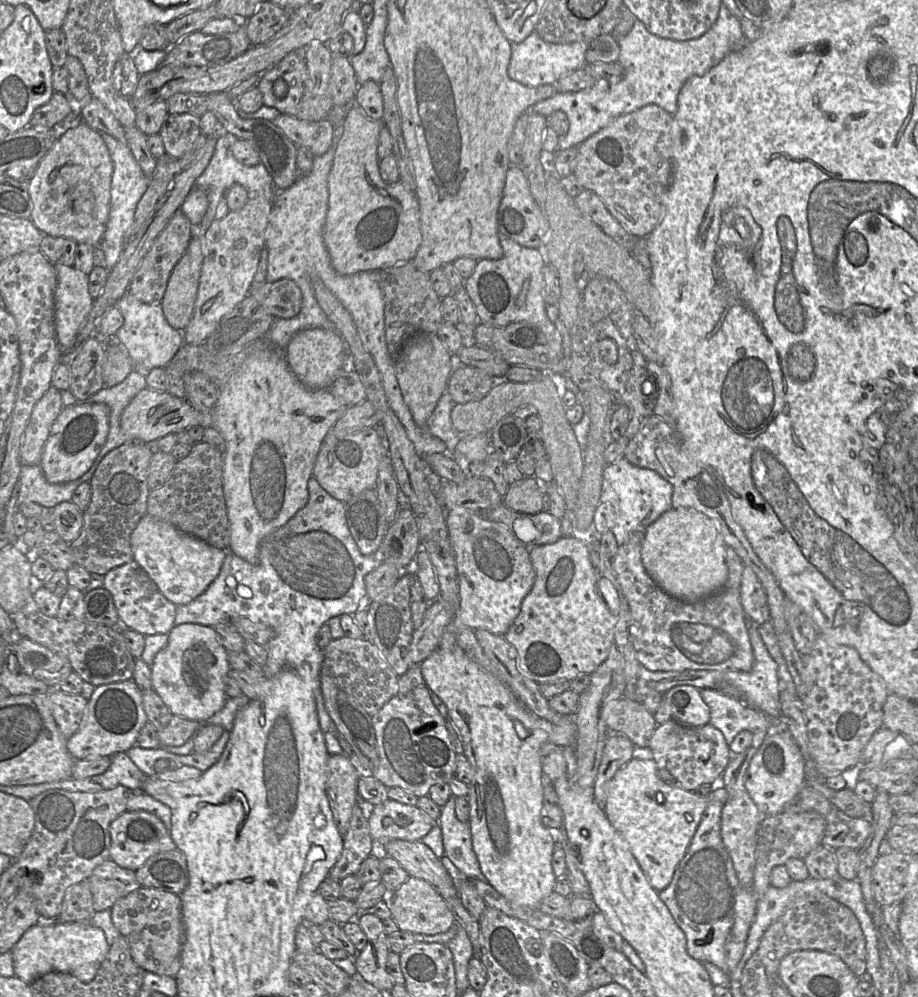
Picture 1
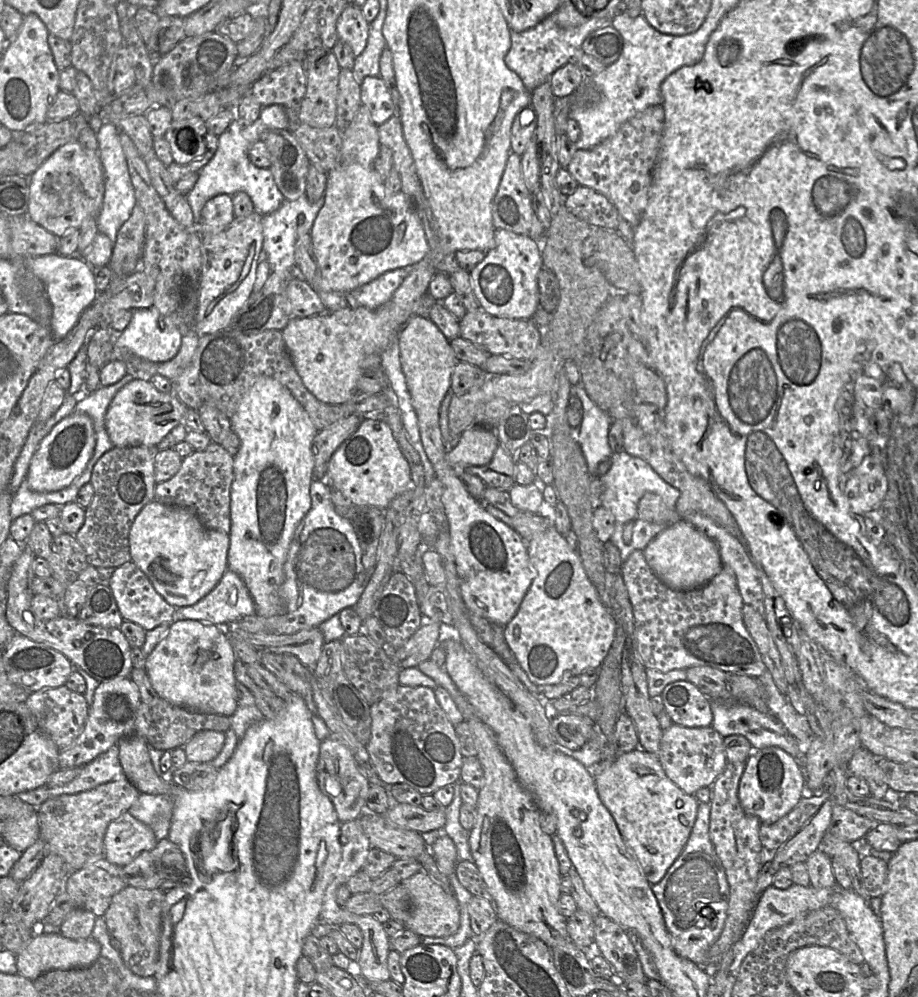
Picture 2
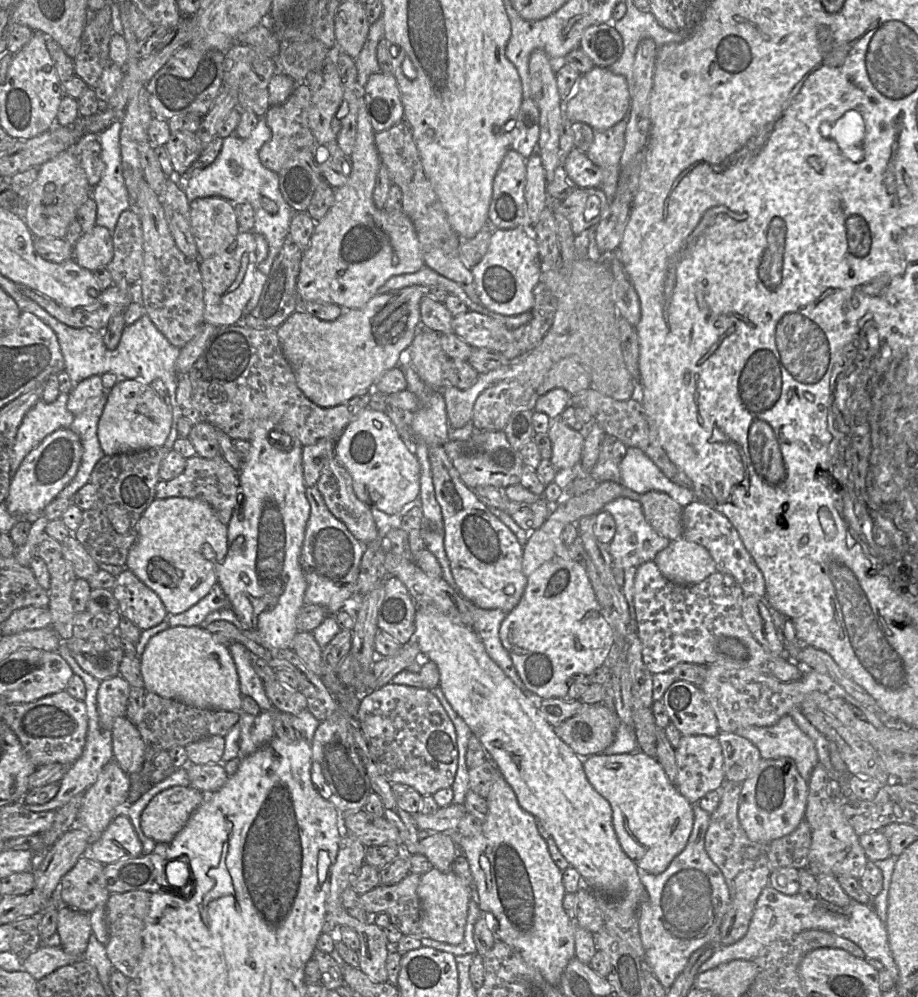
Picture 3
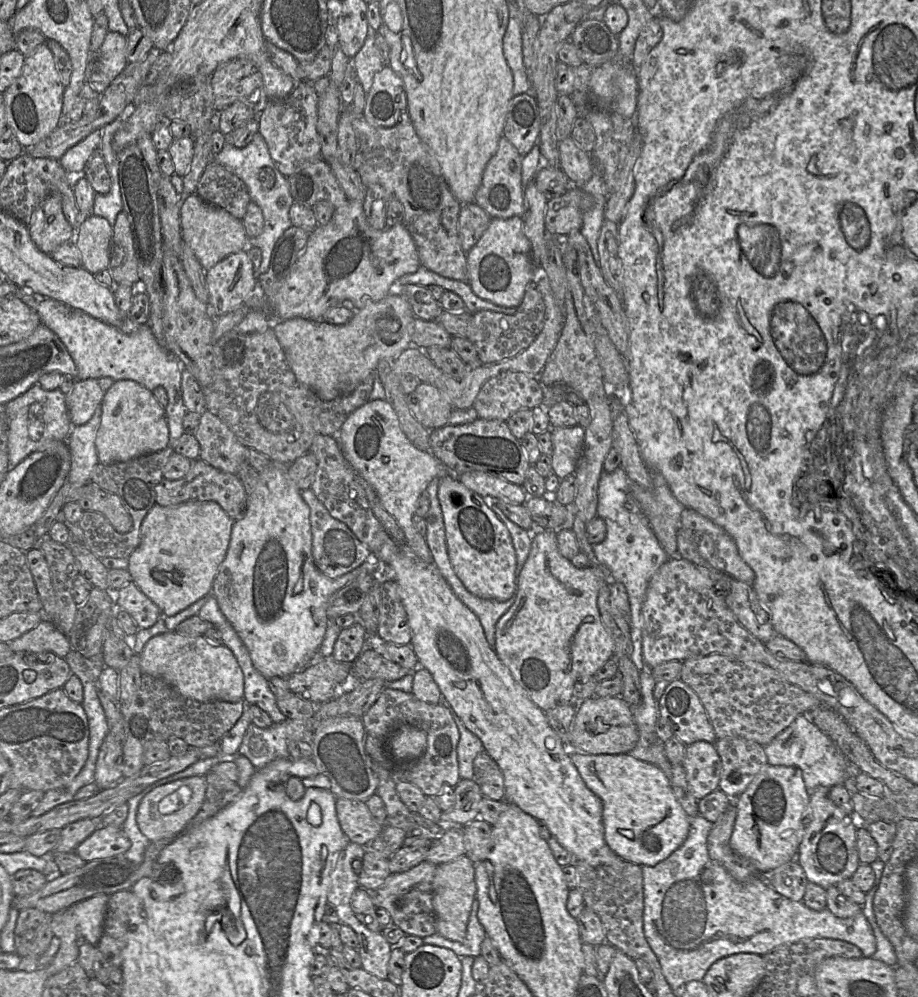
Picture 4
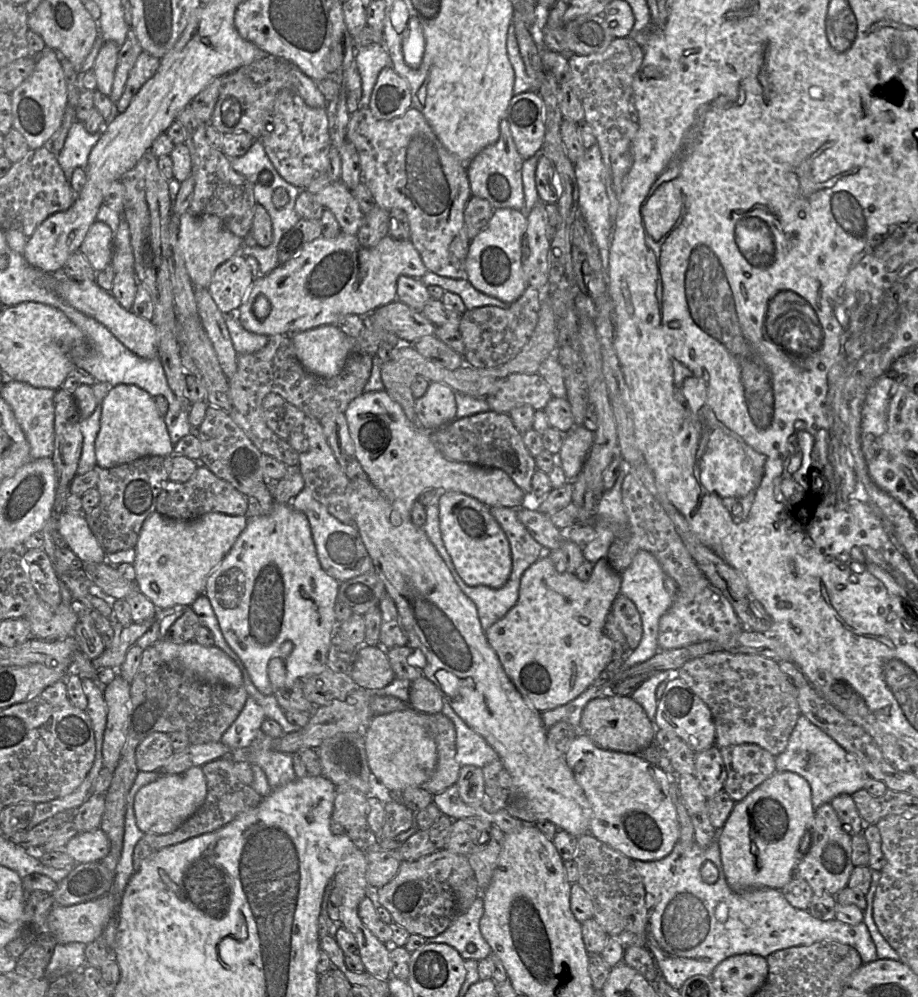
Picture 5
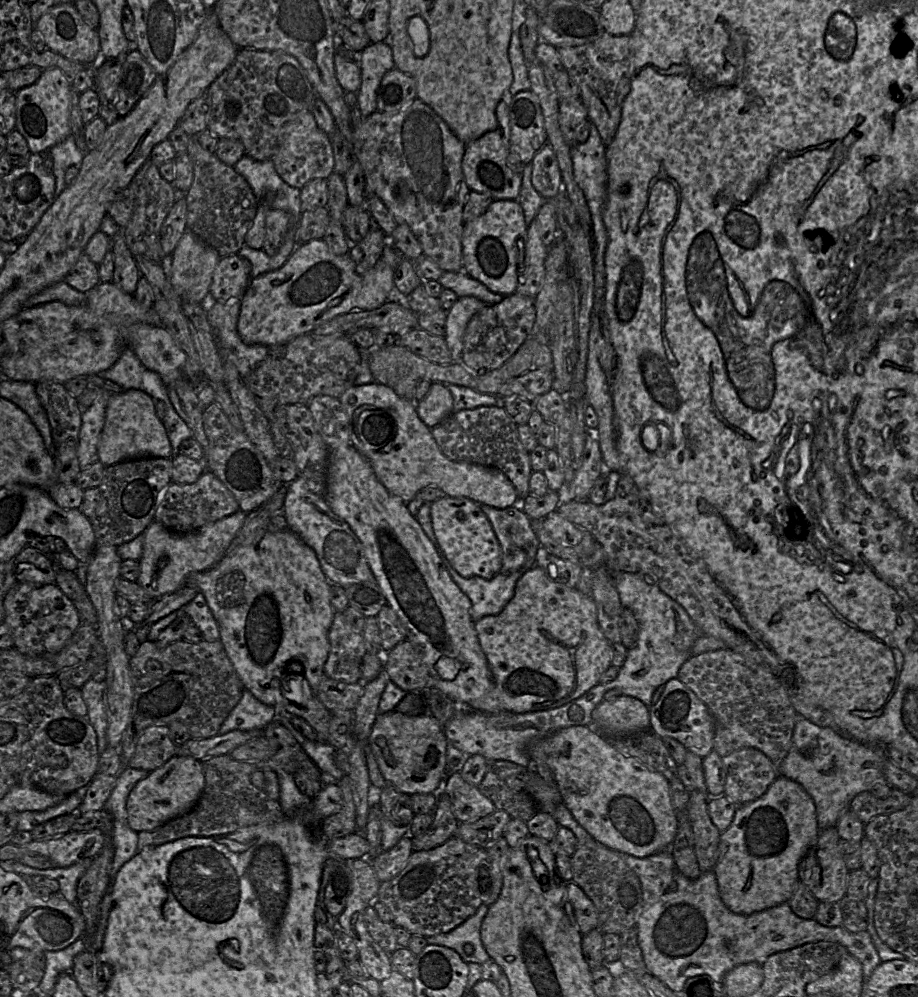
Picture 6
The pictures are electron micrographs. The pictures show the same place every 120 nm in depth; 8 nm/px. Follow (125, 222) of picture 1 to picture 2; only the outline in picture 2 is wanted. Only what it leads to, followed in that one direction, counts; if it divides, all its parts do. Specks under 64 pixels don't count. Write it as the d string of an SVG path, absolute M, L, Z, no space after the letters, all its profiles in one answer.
M107 121L99 122L97 131L95 131L105 184L102 206L97 214L97 228L99 233L109 237L113 245L116 243L120 227L131 216L133 207L136 204L135 191L128 172L128 165L120 143L119 133L120 130L116 125Z

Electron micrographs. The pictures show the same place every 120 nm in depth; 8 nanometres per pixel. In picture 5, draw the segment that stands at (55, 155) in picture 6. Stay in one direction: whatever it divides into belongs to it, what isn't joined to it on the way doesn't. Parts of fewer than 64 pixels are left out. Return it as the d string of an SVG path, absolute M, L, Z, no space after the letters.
M75 120L71 124L63 148L57 156L69 183L76 168L86 168L90 152L100 136L101 133L89 133L80 121Z

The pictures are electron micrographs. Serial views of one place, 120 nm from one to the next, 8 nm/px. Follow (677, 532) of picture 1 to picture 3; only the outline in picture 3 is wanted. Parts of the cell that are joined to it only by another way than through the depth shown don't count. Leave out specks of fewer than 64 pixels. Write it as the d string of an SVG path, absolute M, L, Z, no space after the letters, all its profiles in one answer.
M682 537L671 541L653 561L665 578L680 585L698 583L717 571L706 548Z

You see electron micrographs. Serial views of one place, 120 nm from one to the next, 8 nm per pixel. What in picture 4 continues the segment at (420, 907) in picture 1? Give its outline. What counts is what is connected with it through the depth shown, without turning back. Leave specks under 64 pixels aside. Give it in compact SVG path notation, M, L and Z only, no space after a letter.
M466 855L460 856L451 862L437 865L433 880L436 934L456 942L464 940L476 893L474 863Z

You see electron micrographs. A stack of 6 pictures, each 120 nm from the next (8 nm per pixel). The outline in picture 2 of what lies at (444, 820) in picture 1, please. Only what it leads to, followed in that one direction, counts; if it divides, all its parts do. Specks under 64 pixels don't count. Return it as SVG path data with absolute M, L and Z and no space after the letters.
M461 781L455 782L453 799L449 806L445 808L446 823L443 827L446 834L453 840L457 852L458 862L461 860L473 861L471 849L469 845L470 831L466 830L459 821L460 807L462 805L462 799L460 796L460 784Z

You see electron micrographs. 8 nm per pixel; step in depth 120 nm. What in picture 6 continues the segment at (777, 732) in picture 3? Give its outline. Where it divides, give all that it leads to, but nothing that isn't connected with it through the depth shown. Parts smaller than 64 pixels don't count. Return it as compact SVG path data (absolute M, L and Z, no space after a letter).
M800 714L795 716L791 748L782 760L778 774L802 786L813 799L819 830L836 827L841 813L853 798L884 780L885 748L844 738L829 727L820 727Z

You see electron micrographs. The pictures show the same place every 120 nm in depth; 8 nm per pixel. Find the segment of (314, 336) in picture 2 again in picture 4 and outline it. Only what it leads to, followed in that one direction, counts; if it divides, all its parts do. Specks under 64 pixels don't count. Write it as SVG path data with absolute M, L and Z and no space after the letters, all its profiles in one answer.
M390 293L378 302L369 304L361 310L355 310L353 318L344 325L296 317L273 322L273 329L297 380L311 389L320 399L331 401L351 393L370 374L375 374L382 359L396 359L404 350L409 349L415 318L406 298L400 293Z

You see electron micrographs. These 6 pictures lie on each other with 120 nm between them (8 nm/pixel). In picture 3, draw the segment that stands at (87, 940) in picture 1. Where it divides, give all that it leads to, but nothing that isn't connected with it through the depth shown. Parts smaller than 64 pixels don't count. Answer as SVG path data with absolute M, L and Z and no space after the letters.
M39 946L36 951L22 961L22 967L36 981L39 981L58 968L75 963L80 959L82 959L82 956L68 954L61 946Z

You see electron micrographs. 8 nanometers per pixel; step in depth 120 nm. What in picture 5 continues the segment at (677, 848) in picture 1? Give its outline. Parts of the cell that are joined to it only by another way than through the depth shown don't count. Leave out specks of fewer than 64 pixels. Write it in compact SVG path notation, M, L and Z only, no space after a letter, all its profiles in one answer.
M578 732L574 740L571 742L567 752L565 753L565 761L567 765L574 771L575 780L583 788L583 791L591 804L592 818L590 821L589 832L593 836L633 860L656 861L670 854L675 844L679 841L680 824L678 821L677 810L670 794L671 775L667 771L664 771L658 766L648 762L639 754L624 753L600 748L582 732Z

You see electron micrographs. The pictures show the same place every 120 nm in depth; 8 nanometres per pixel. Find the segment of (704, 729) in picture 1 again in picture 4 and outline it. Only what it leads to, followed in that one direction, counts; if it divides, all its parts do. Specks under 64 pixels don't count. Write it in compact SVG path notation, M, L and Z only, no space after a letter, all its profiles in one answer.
M697 741L687 745L682 766L689 790L698 801L719 789L722 761L715 743Z

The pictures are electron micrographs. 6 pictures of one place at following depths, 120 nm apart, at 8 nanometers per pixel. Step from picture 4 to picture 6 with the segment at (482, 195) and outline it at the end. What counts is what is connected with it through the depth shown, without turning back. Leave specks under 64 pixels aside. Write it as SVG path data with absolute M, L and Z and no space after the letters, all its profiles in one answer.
M506 98L501 99L496 108L496 127L465 144L462 158L462 171L470 190L490 194L495 200L517 200L522 181L523 165L519 158L512 154L510 147L509 106Z

